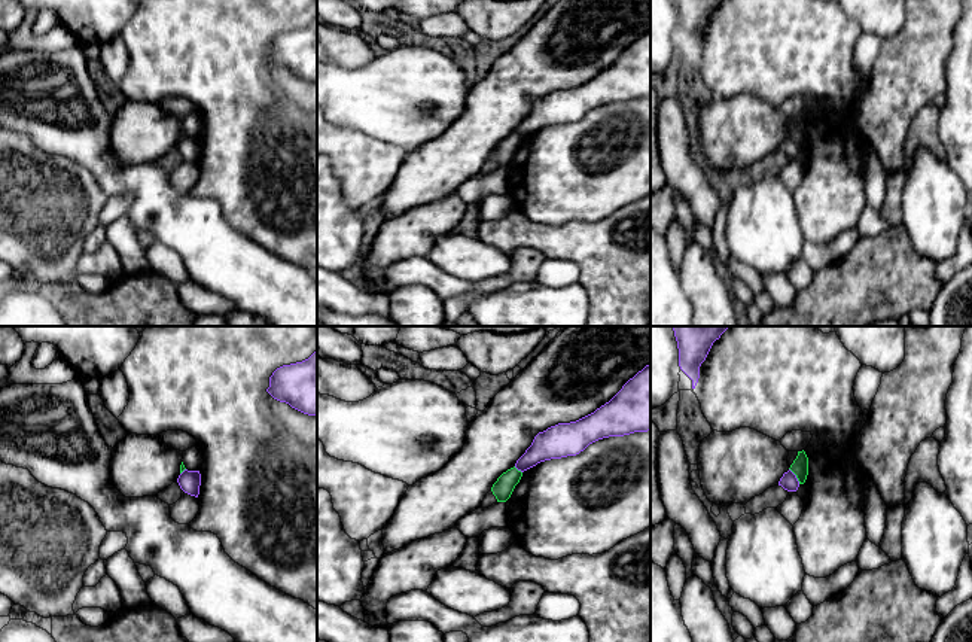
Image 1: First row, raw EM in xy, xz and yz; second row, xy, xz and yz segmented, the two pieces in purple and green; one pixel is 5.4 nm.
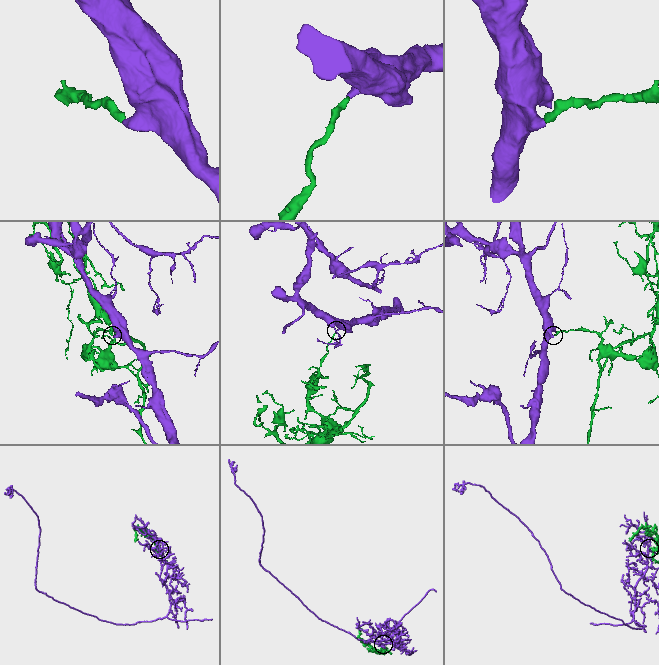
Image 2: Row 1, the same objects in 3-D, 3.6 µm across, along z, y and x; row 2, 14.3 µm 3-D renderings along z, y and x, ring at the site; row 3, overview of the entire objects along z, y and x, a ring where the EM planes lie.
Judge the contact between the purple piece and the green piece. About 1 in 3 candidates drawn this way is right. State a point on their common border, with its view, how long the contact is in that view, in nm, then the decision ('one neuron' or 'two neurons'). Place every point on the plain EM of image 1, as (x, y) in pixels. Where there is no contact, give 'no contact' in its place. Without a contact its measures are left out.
yz (795, 142) | 110 nm | two neurons

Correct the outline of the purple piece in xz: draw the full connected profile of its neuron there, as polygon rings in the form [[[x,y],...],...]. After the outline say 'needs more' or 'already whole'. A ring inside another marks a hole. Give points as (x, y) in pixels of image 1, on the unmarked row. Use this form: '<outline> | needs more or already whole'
[[[650,30],[594,79],[539,98],[515,134],[524,139],[545,127],[576,122],[598,106],[648,97],[650,97]]] | already whole

